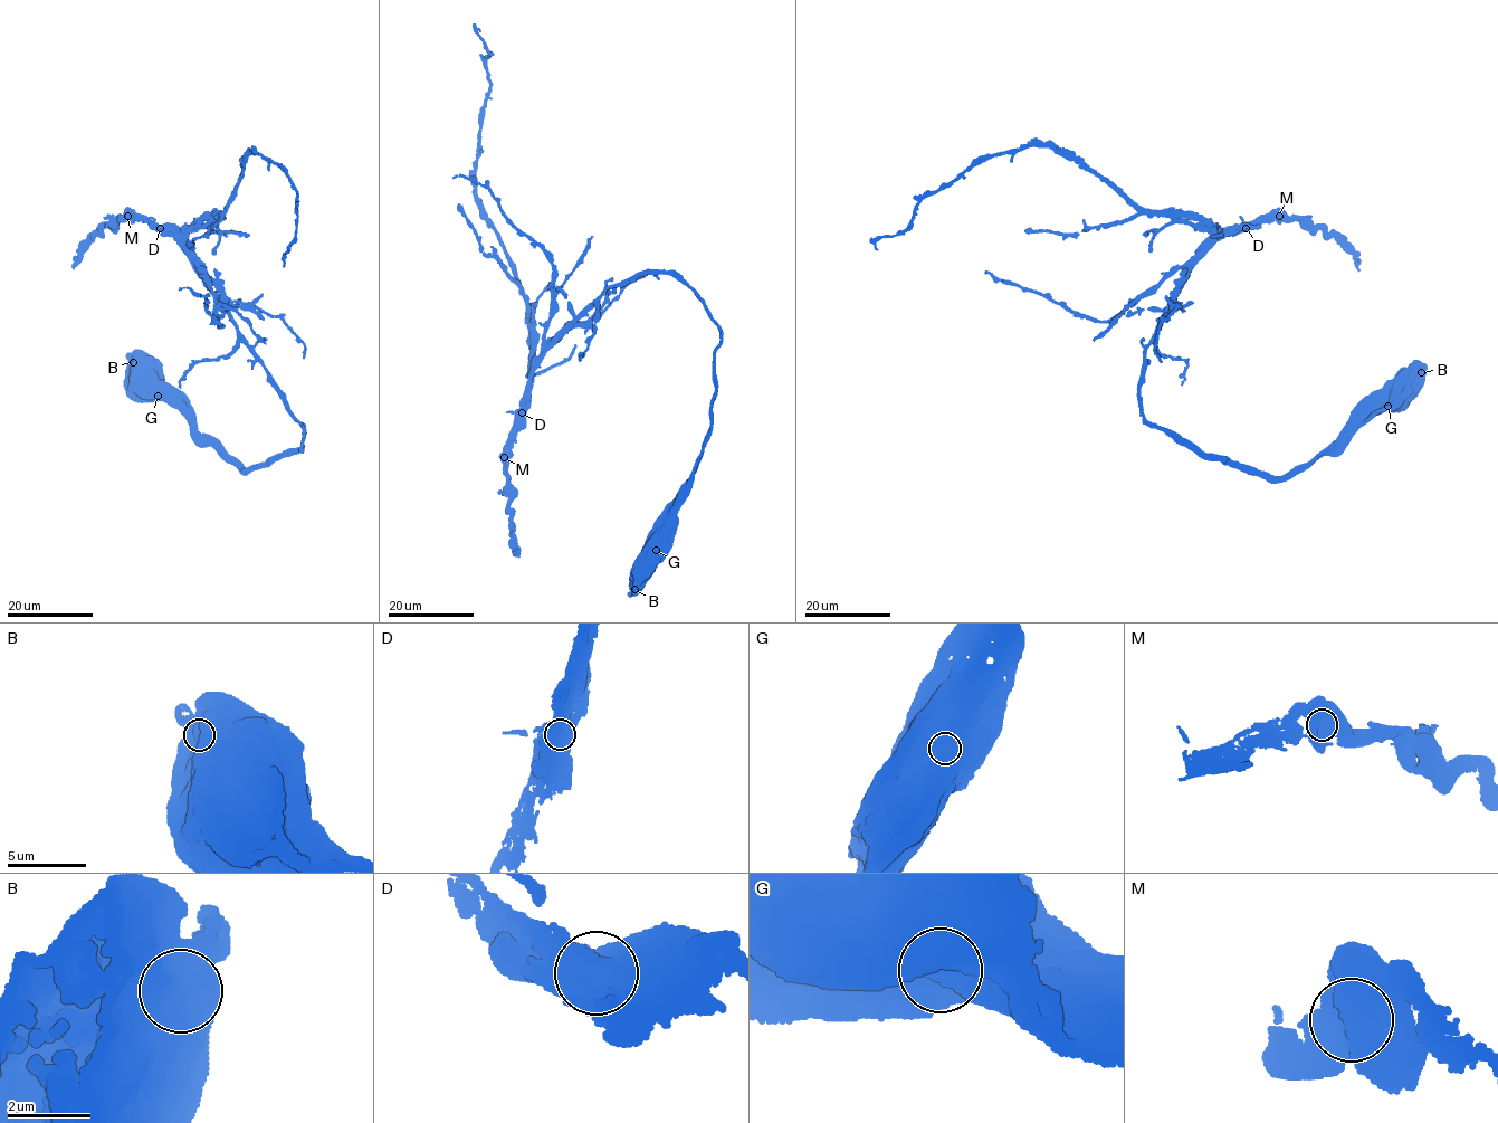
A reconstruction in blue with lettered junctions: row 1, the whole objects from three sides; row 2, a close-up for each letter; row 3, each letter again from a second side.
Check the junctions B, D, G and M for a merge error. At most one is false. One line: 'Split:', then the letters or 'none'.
Split: D

